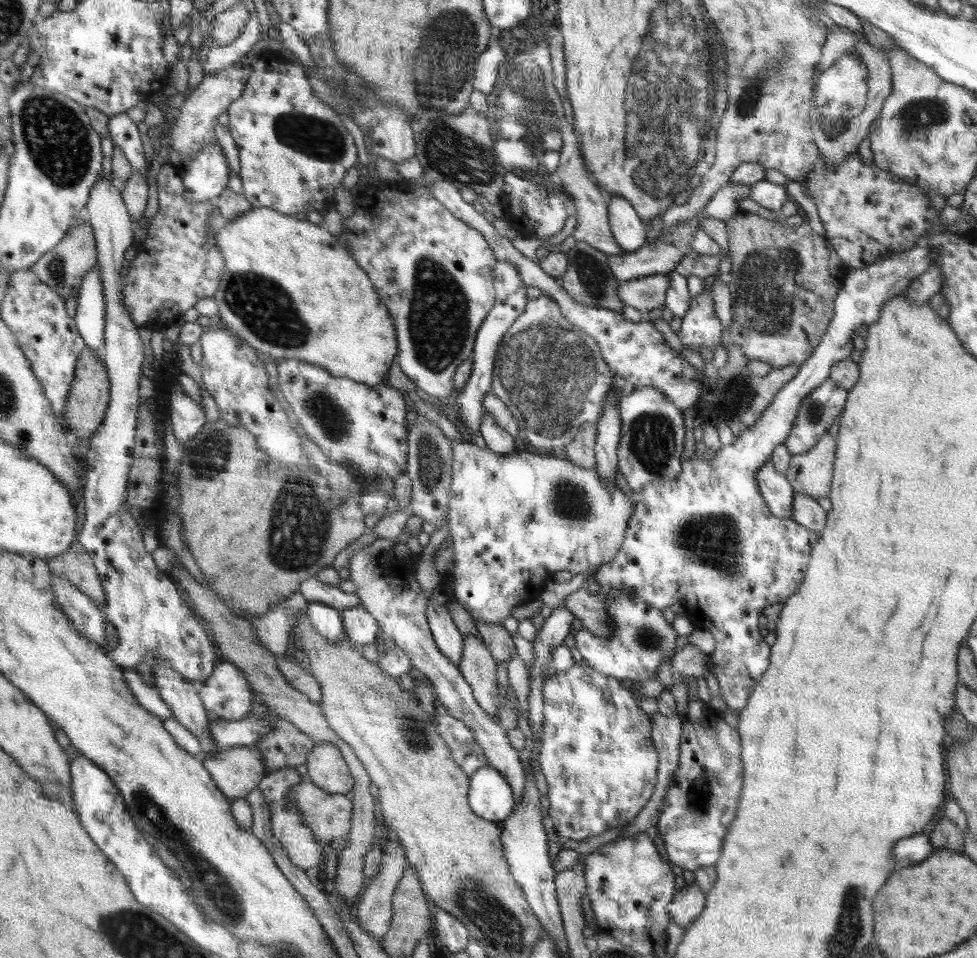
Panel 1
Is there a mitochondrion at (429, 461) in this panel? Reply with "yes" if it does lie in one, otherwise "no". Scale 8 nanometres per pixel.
yes

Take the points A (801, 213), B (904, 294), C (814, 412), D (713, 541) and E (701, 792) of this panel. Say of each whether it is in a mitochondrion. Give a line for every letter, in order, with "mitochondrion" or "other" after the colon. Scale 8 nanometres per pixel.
A: other
B: other
C: mitochondrion
D: mitochondrion
E: mitochondrion

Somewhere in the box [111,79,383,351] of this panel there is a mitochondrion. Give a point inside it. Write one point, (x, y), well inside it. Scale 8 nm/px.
(317, 137)

